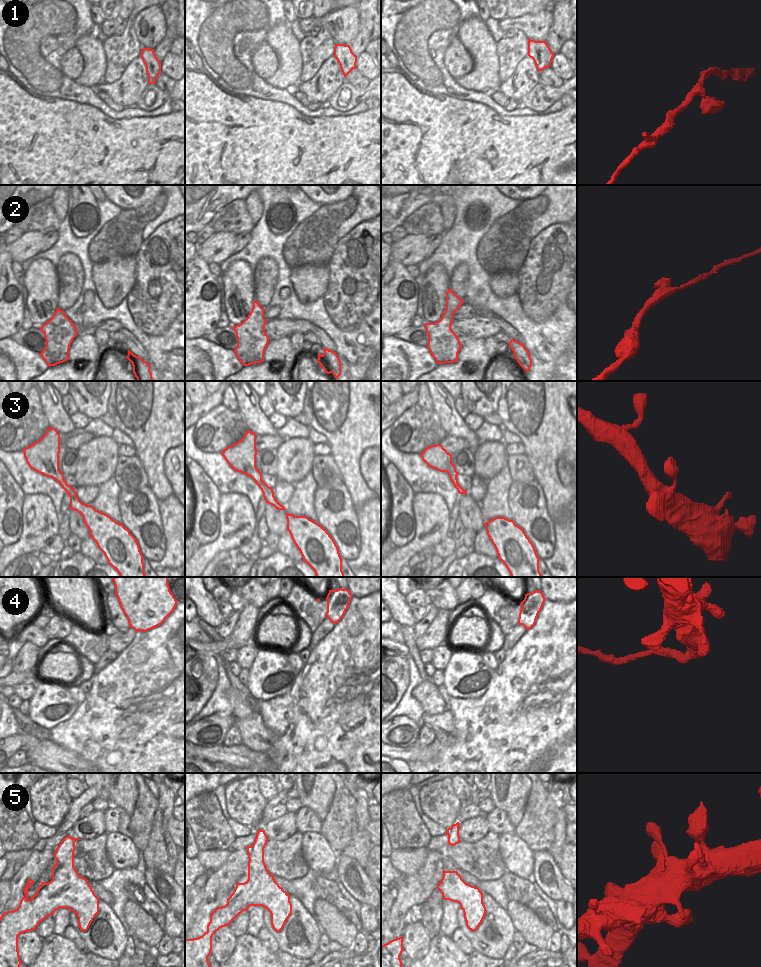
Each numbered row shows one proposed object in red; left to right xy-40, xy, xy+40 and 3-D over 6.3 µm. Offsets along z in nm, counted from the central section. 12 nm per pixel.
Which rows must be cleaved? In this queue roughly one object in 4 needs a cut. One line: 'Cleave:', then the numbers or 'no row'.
Cleave: 4

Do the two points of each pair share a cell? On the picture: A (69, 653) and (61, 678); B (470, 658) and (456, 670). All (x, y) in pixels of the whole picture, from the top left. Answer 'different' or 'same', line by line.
A: same
B: same

